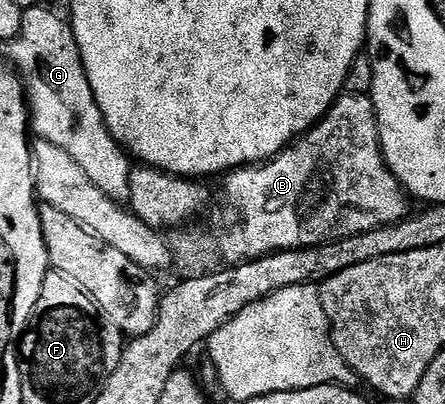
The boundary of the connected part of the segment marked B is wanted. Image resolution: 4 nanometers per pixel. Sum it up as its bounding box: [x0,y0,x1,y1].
[32,95,411,278]

